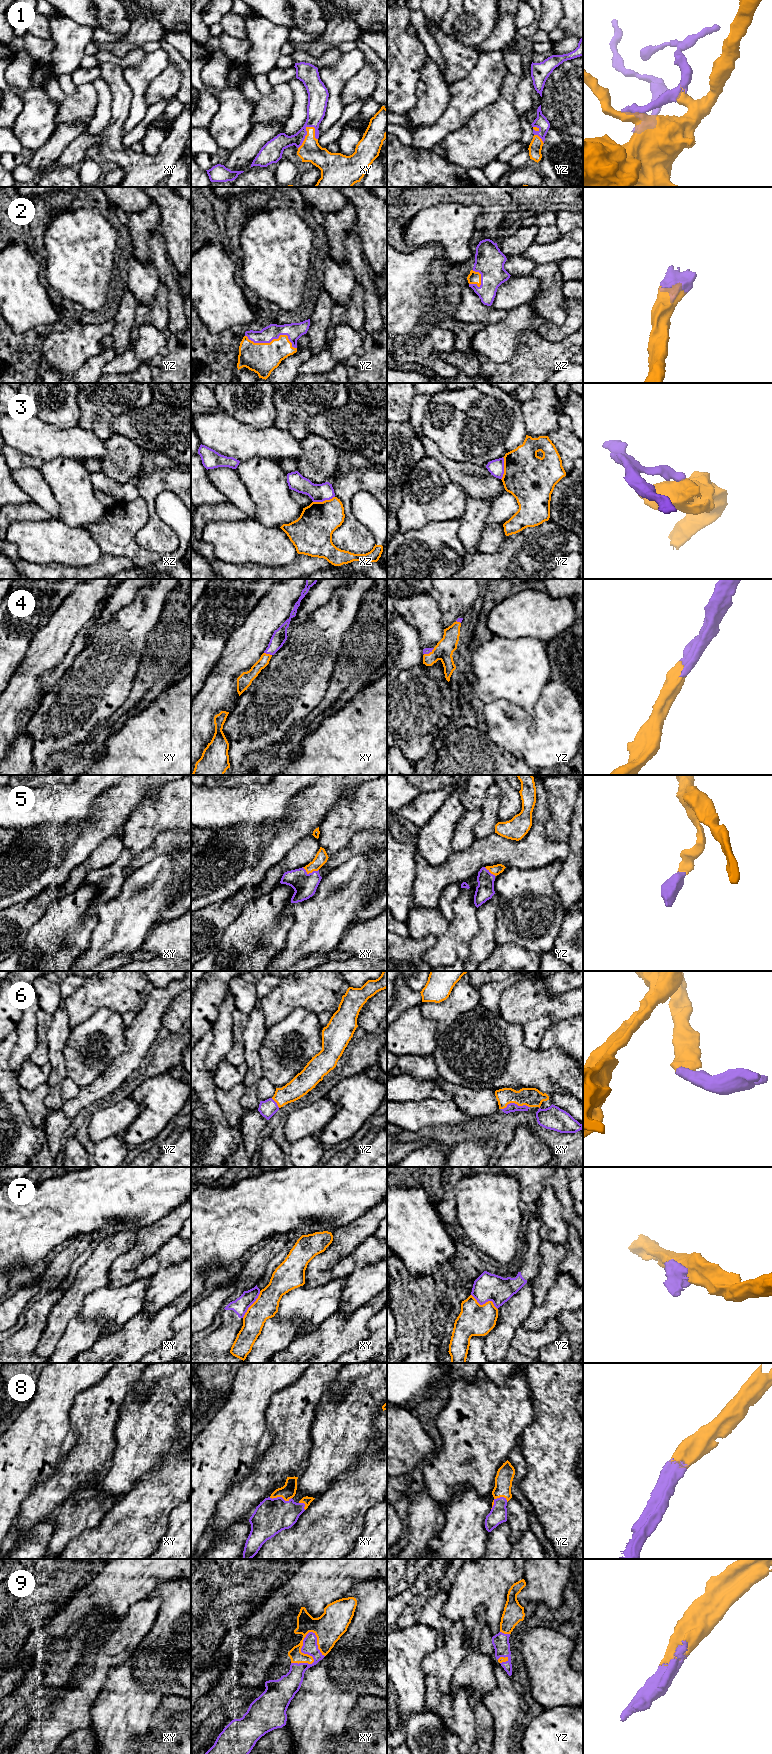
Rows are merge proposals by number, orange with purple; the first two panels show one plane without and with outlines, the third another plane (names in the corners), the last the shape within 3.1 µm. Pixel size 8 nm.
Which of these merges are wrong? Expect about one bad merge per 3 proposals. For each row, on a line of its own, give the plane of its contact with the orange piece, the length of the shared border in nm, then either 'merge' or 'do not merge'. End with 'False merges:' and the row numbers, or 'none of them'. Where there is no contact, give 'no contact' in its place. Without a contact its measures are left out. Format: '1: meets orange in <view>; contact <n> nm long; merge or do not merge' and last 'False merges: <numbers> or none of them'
1: meets orange in xy; contact 220 nm long; merge
2: meets orange in yz; contact 420 nm long; merge
3: meets orange in yz; contact 180 nm long; do not merge
4: meets orange in xy; contact 70 nm long; merge
5: meets orange in xy; contact 140 nm long; merge
6: meets orange in xy; contact 240 nm long; merge
7: meets orange in yz; contact 240 nm long; do not merge
8: meets orange in yz; contact 160 nm long; merge
9: meets orange in xy; contact 320 nm long; merge
False merges: 3, 7

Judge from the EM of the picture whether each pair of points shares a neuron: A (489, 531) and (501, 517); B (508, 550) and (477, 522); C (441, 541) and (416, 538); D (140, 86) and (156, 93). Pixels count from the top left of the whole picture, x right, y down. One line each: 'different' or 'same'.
A: different
B: different
C: same
D: different

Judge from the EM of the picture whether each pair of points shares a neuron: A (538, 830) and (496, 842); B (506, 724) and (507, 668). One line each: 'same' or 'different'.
A: same
B: different

